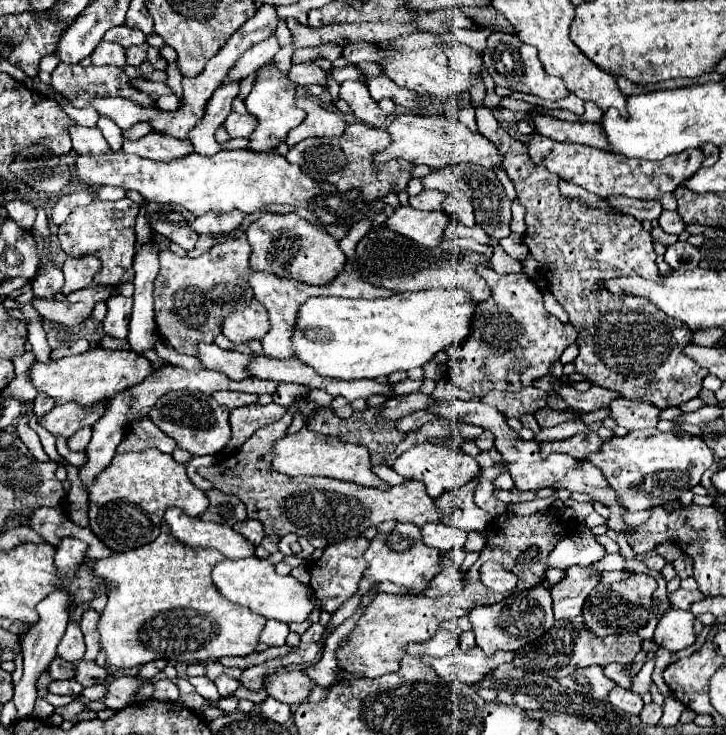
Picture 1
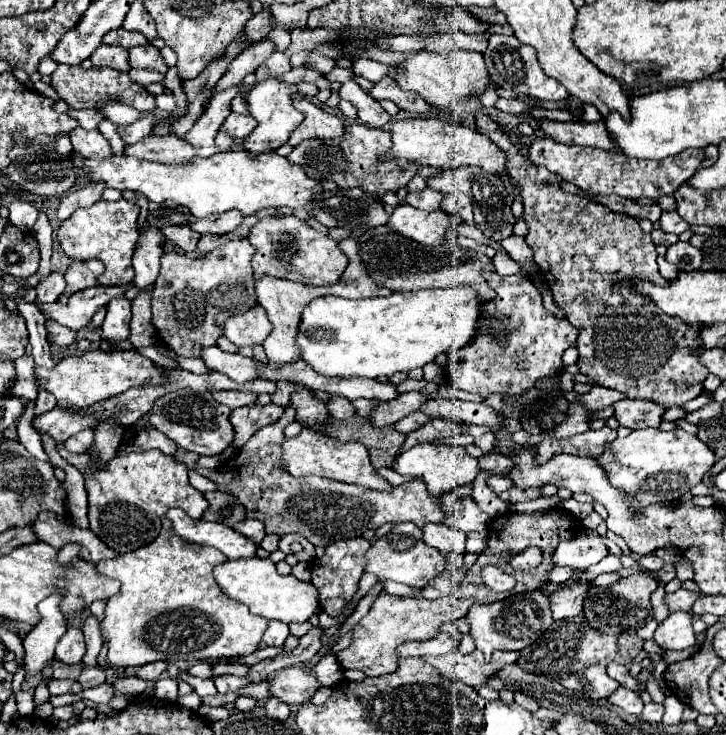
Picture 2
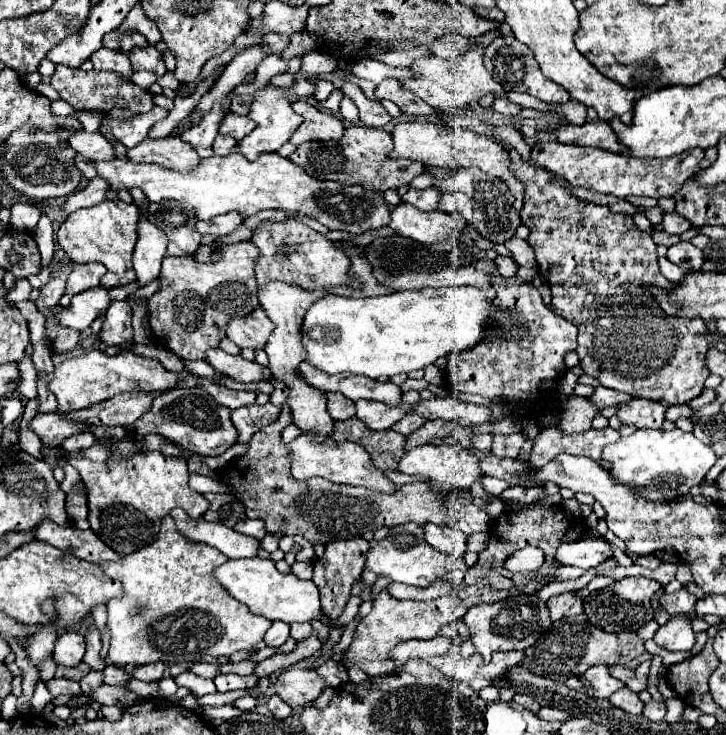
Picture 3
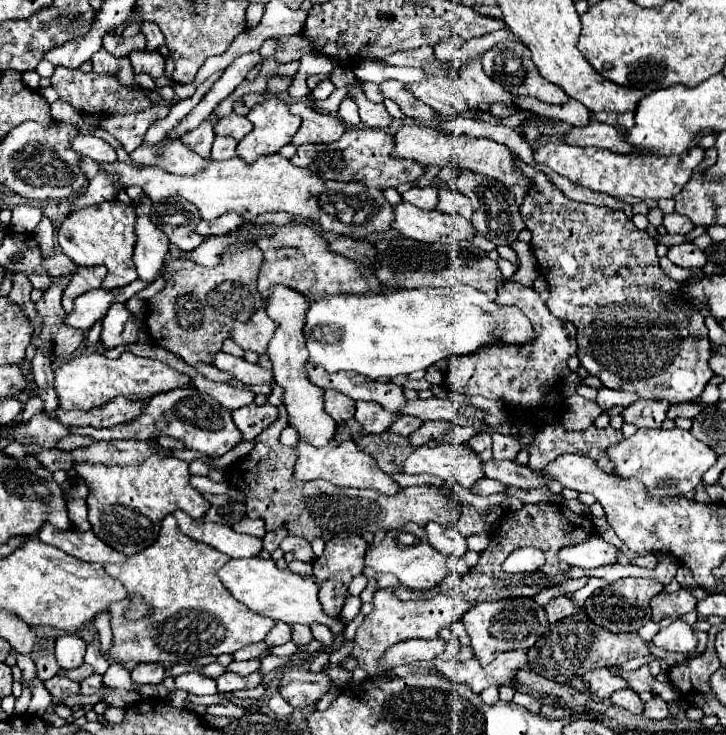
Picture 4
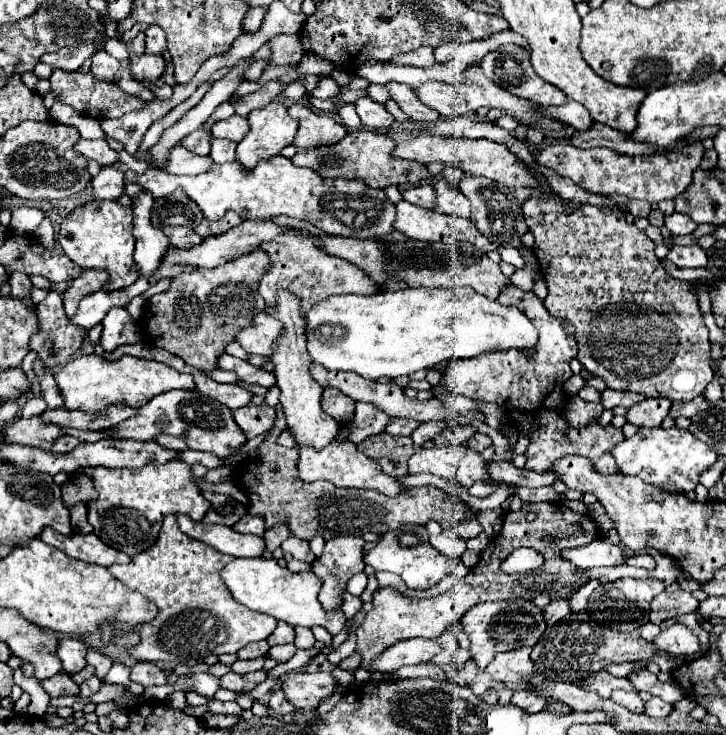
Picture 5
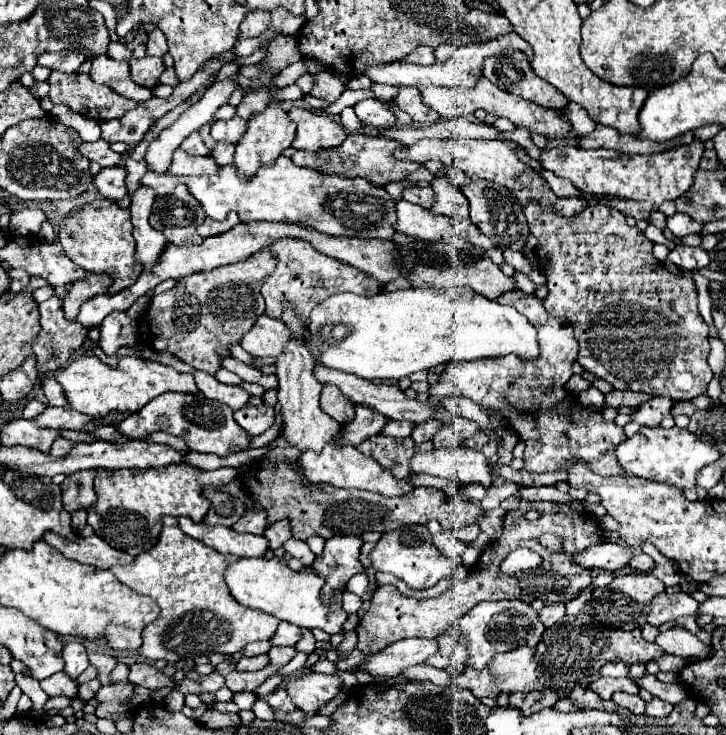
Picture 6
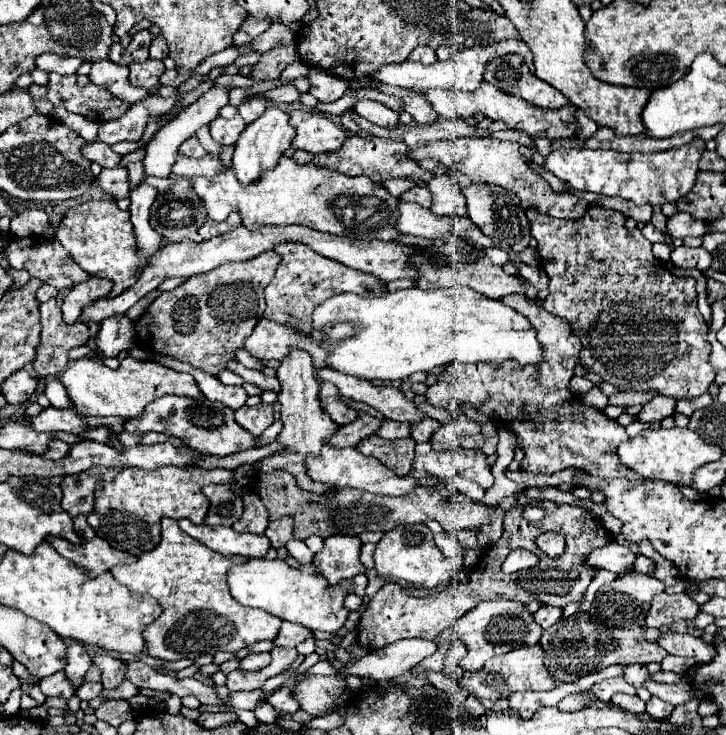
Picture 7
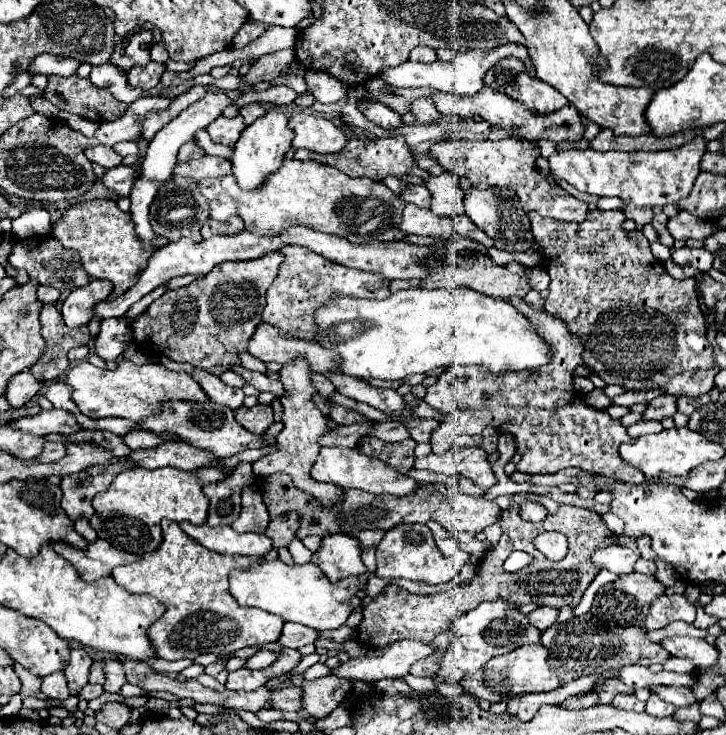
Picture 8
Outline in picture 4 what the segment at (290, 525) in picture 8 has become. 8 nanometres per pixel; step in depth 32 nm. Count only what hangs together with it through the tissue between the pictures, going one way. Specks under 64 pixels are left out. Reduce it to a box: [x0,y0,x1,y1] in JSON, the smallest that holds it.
[262,530,288,552]

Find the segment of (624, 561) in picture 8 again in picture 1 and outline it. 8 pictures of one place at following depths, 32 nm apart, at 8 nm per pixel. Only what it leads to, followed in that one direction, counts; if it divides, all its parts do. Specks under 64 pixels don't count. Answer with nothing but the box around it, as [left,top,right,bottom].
[548,530,604,568]

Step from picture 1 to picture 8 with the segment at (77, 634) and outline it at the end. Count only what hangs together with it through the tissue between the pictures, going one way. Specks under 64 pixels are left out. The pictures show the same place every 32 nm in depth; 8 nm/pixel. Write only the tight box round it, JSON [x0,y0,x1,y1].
[64,646,92,694]

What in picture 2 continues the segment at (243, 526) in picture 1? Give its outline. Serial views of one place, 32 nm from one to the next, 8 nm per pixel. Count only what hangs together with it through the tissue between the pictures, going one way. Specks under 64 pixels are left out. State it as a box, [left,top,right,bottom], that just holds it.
[234,518,266,544]

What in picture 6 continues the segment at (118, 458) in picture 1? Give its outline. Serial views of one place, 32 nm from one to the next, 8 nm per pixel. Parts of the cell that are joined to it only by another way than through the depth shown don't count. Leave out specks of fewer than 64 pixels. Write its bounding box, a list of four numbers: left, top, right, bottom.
[88,464,238,556]

